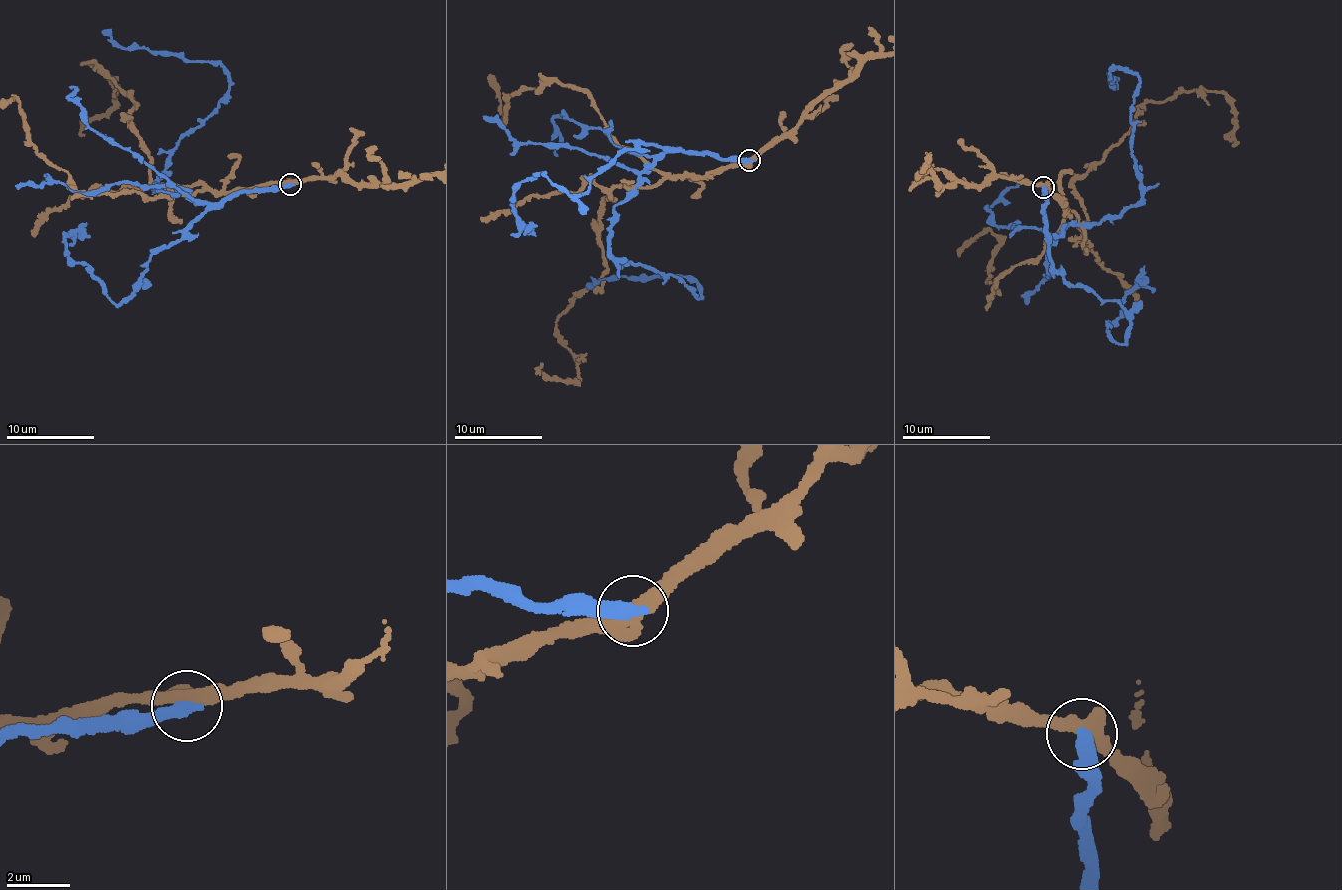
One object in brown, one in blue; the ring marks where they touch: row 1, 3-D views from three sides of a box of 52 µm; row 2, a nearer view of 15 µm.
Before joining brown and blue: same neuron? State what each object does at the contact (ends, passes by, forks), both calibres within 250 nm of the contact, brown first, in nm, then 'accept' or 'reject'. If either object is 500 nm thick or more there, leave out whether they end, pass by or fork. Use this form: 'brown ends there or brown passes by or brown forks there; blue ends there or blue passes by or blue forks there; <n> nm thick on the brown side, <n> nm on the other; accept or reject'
brown passes by; blue ends there; 480 nm thick on the brown side, 440 nm on the other; reject

